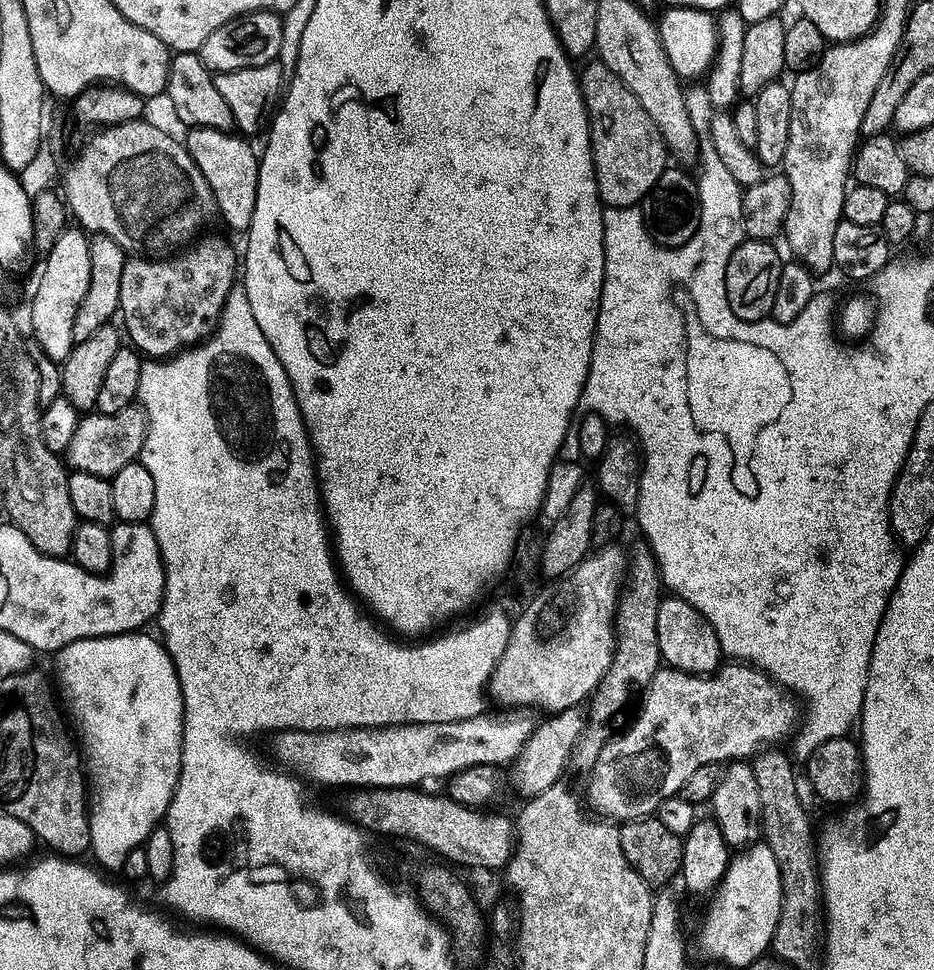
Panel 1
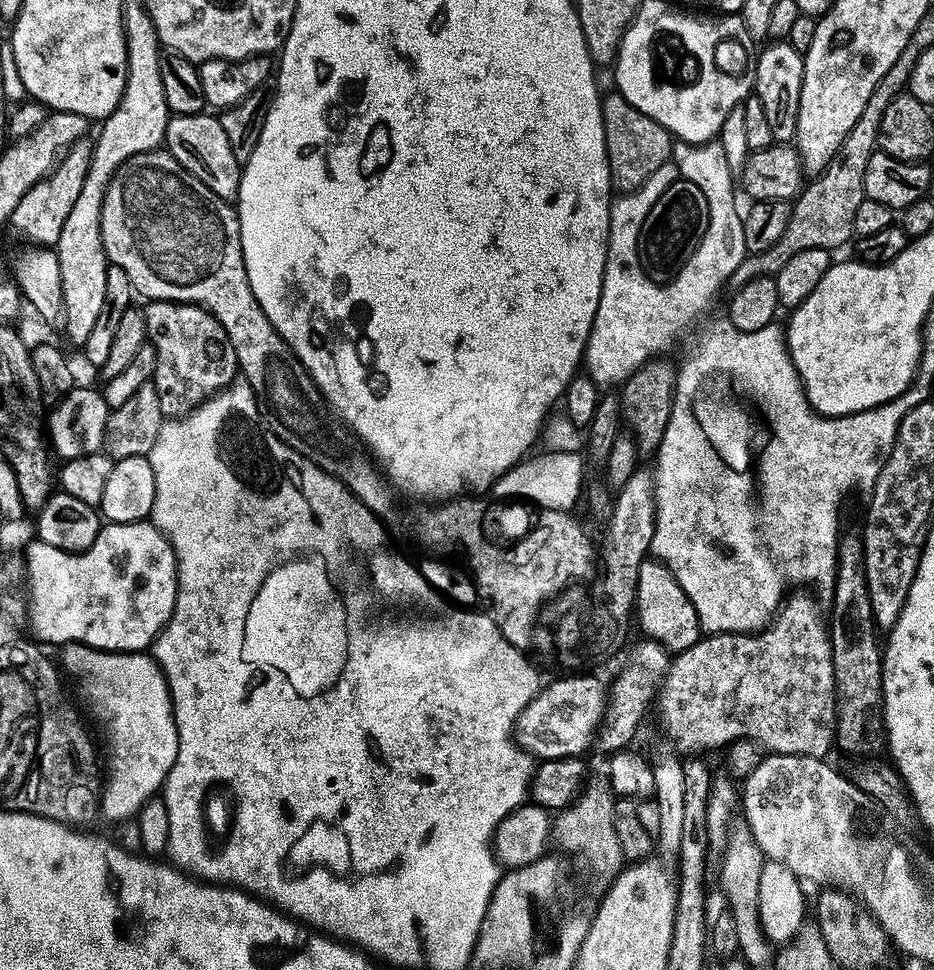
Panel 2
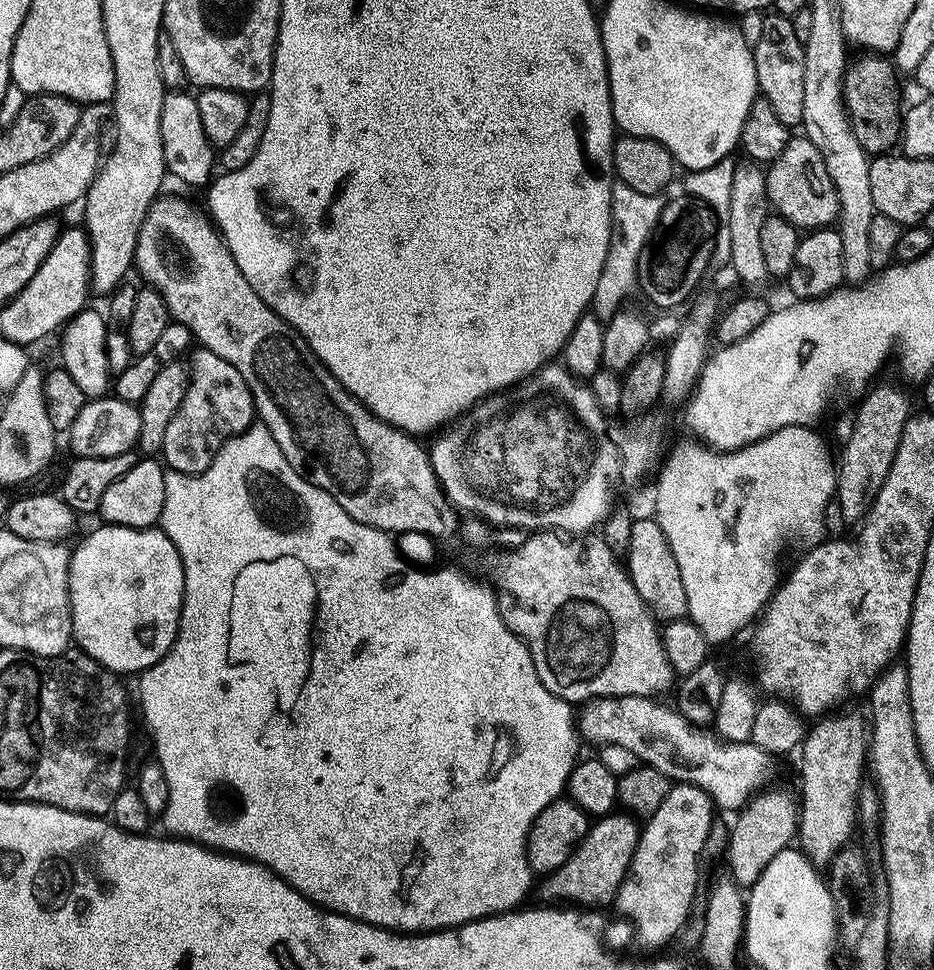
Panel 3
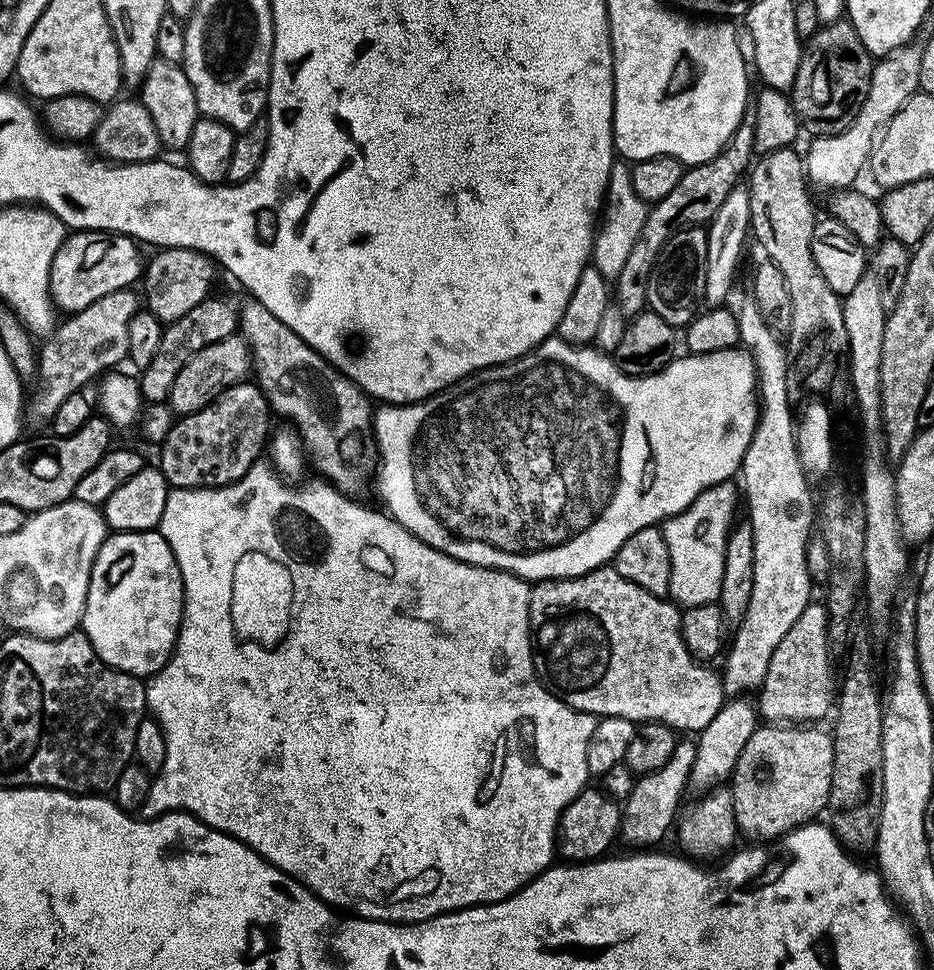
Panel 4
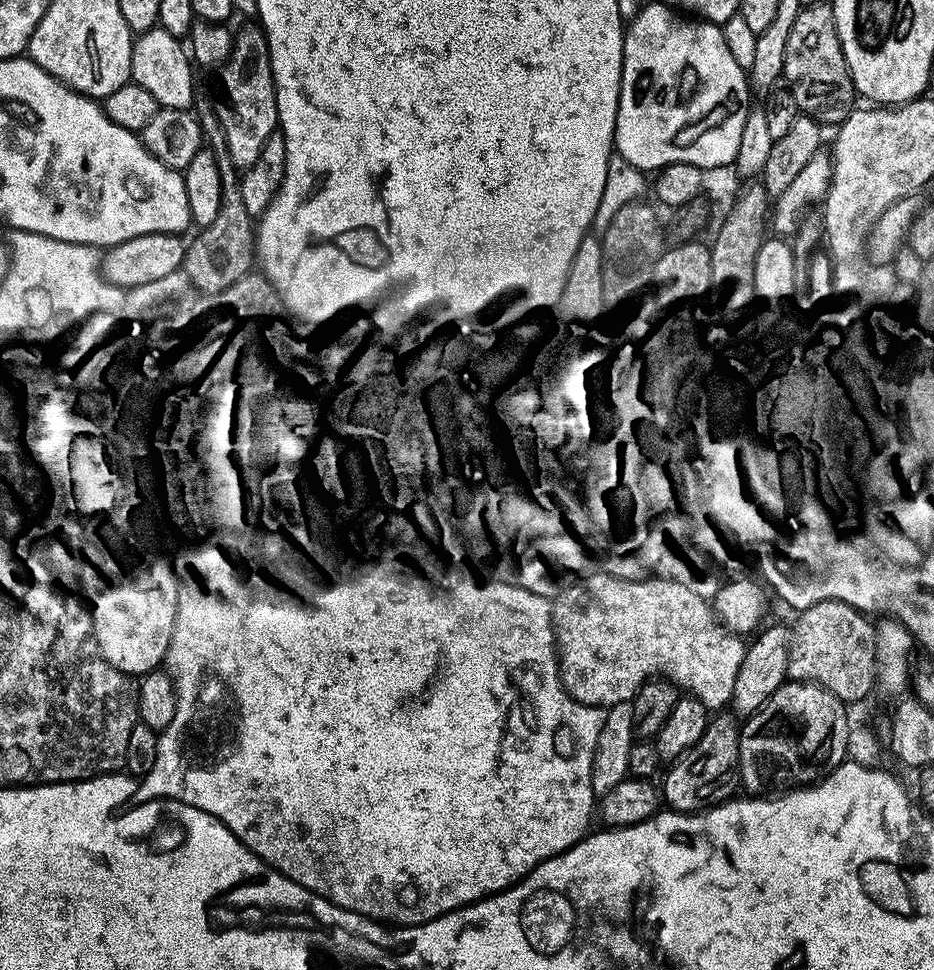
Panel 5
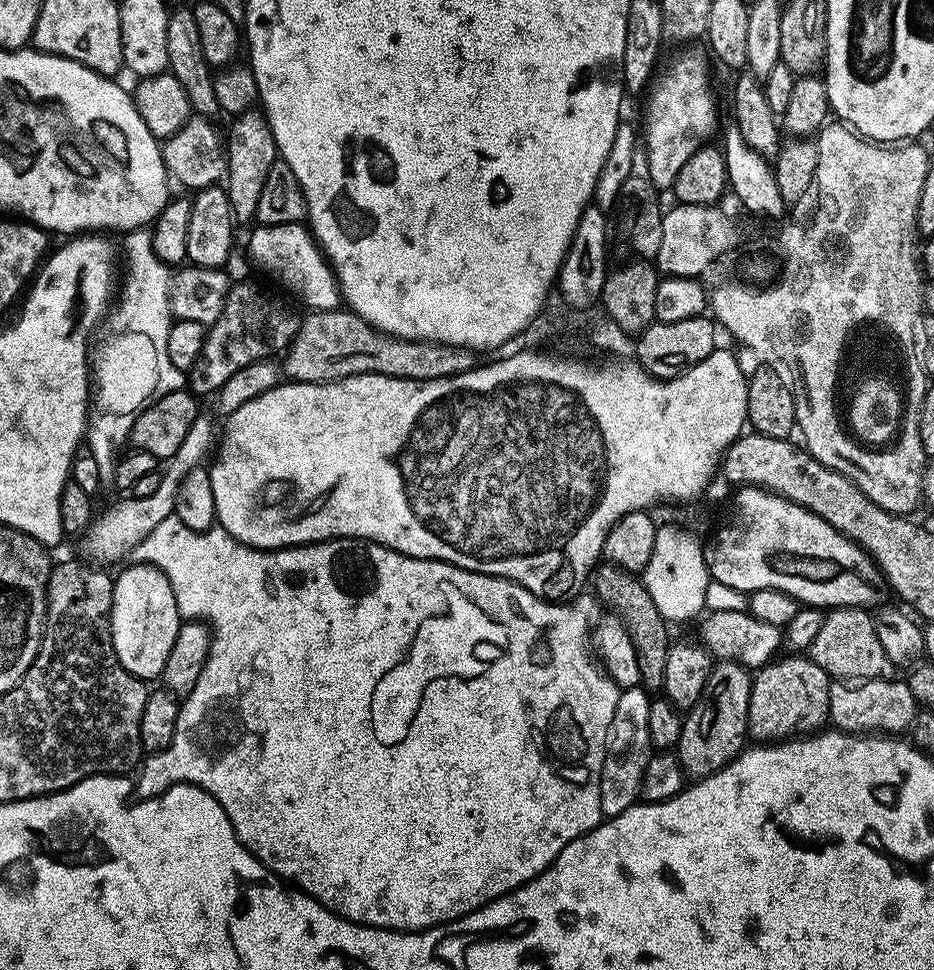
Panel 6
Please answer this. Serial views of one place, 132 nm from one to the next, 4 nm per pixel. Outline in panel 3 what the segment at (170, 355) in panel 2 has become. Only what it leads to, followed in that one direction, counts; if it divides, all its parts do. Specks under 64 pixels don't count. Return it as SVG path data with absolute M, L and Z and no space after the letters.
M197 347L197 352L193 354L192 361L187 361L186 367L190 373L186 398L174 414L174 422L170 422L170 430L166 430L166 442L162 453L162 460L171 471L187 476L201 476L214 462L216 455L226 447L227 444L233 443L237 438L243 437L244 432L250 431L252 425L257 423L256 399L242 374L230 366L218 354L214 354L206 347Z

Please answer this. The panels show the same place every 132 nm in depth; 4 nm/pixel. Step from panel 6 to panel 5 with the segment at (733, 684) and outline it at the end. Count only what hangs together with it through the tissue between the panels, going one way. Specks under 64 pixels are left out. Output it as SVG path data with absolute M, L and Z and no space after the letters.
M735 715L717 716L720 716L717 720L712 718L707 721L707 728L700 740L670 764L668 773L663 773L665 776L664 784L662 783L662 800L673 812L702 812L706 808L704 800L709 800L707 803L715 806L733 799L741 791L739 767L742 728Z

